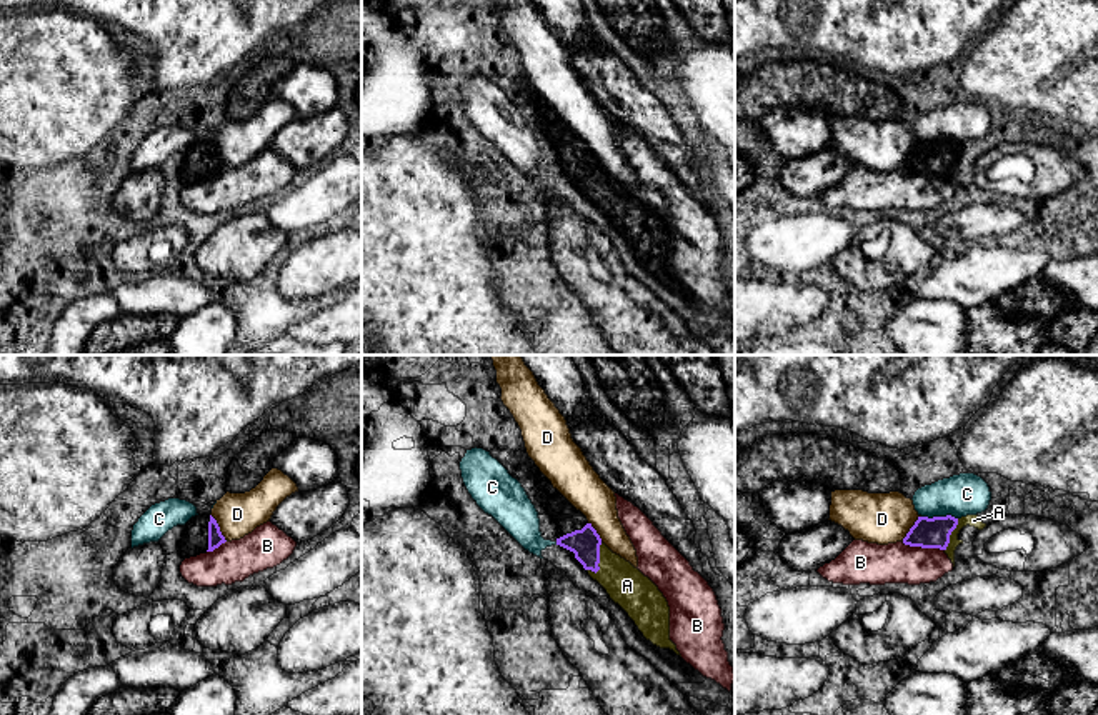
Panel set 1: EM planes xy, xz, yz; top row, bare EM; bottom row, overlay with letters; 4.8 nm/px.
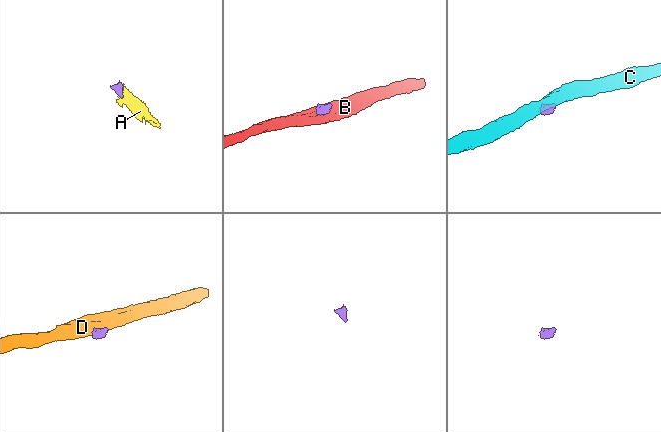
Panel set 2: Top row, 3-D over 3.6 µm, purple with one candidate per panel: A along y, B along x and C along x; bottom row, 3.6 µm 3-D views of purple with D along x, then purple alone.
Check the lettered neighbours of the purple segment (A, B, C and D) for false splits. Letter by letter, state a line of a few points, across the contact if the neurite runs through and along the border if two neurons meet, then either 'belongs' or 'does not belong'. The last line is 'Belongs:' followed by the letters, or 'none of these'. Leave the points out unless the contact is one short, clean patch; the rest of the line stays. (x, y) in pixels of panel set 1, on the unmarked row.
A: xz (585, 170), (598, 185), (627, 212) | belongs
B: yz (902, 169), (912, 174), (938, 174), (943, 177) | does not belong
C: yz (922, 142), (953, 142), (957, 145) | does not belong
D: yz (920, 142), (902, 167) | does not belong
Belongs: A

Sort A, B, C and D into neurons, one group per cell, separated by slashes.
A / B / C / D

